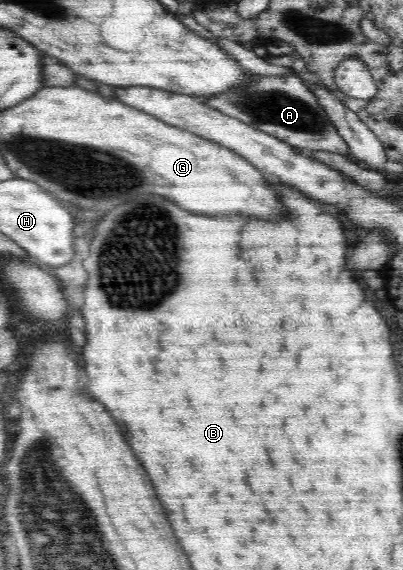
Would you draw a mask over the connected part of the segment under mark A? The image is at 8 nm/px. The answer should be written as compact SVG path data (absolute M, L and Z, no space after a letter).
M251 75L246 82L248 88L228 92L218 98L202 100L210 107L234 117L244 124L264 131L303 151L324 150L336 154L347 154L348 145L330 122L317 98L307 89L302 77L262 77Z

